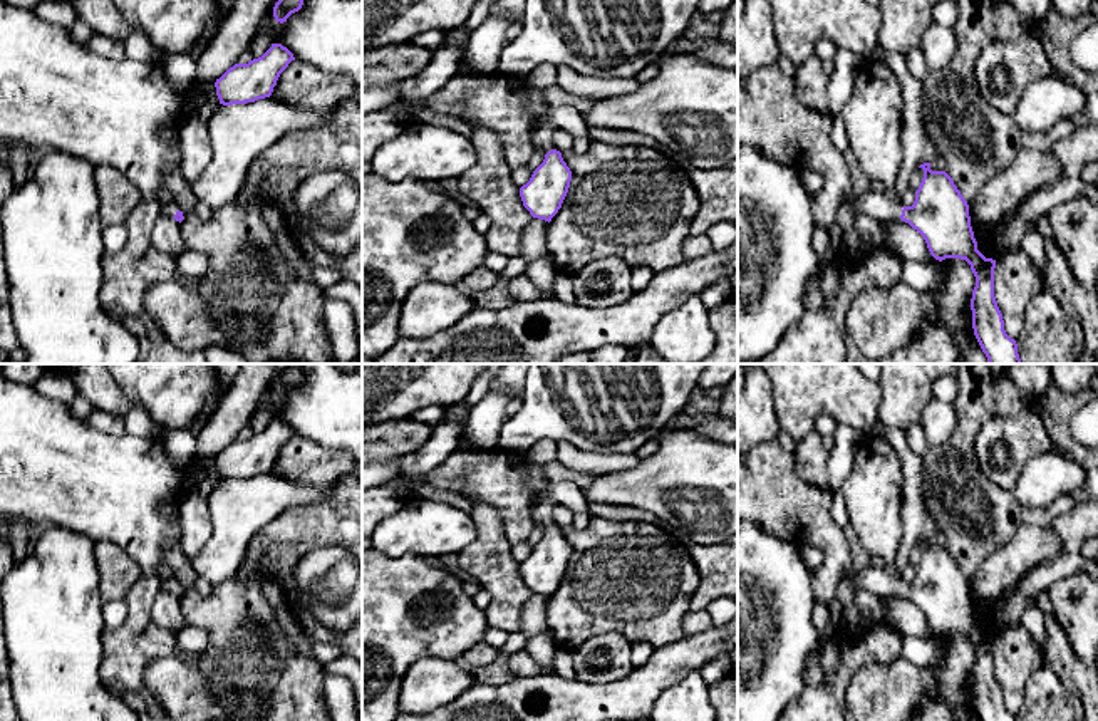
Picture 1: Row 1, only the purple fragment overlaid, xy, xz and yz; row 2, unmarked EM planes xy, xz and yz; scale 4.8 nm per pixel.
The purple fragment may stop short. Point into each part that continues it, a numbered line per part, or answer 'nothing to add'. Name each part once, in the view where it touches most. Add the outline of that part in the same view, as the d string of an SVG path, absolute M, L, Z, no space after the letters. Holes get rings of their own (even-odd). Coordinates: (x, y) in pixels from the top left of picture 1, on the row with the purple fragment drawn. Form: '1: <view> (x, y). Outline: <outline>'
1: yz (879, 205). Outline: M868 191L857 201L857 216L870 216L880 223L900 220L902 203L897 203L890 193Z

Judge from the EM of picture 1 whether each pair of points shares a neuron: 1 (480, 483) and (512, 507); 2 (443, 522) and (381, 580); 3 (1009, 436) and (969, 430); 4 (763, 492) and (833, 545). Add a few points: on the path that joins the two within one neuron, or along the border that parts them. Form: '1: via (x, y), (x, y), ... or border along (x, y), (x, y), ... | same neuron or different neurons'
1: via (488, 483), (503, 498) | same neuron
2: border along (379, 550), (389, 555), (418, 554), (423, 557) | different neurons
3: border along (994, 413), (974, 441), (979, 470) | different neurons
4: via (780, 502), (802, 513), (817, 529) | same neuron

